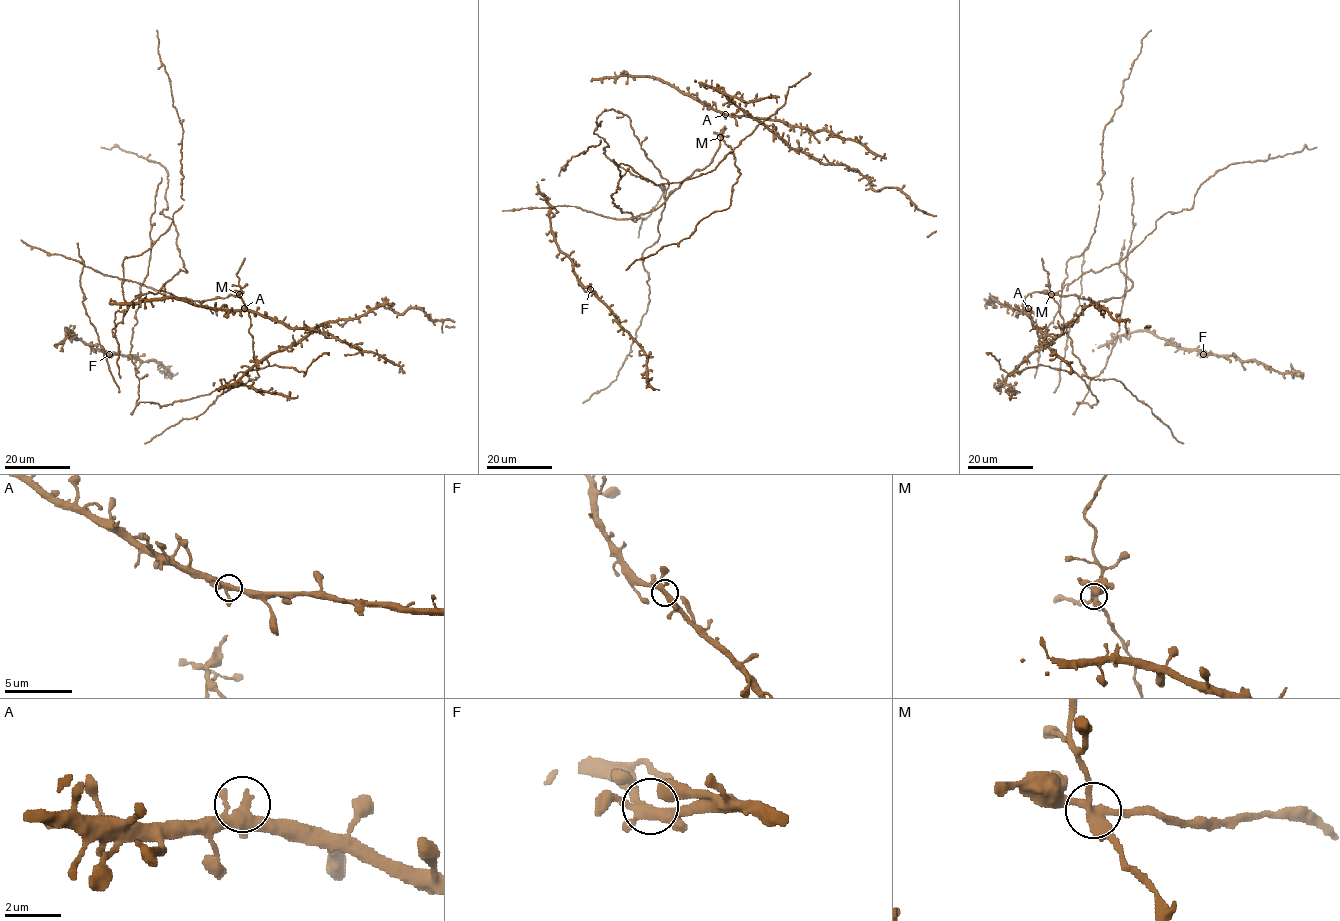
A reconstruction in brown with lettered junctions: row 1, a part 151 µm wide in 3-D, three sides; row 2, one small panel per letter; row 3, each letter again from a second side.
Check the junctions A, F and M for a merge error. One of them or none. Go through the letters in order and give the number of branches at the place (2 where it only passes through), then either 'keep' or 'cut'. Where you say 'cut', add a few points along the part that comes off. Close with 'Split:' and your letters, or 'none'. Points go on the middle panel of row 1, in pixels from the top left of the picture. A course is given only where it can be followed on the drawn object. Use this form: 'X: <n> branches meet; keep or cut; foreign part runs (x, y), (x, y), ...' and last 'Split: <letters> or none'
A: 4 branches meet; keep
F: 4 branches meet; keep
M: 4 branches meet; cut; foreign part runs (720, 137), (713, 160), (701, 170), (696, 170), (659, 207), (648, 212), (616, 219), (574, 206), (502, 211)
Split: M

